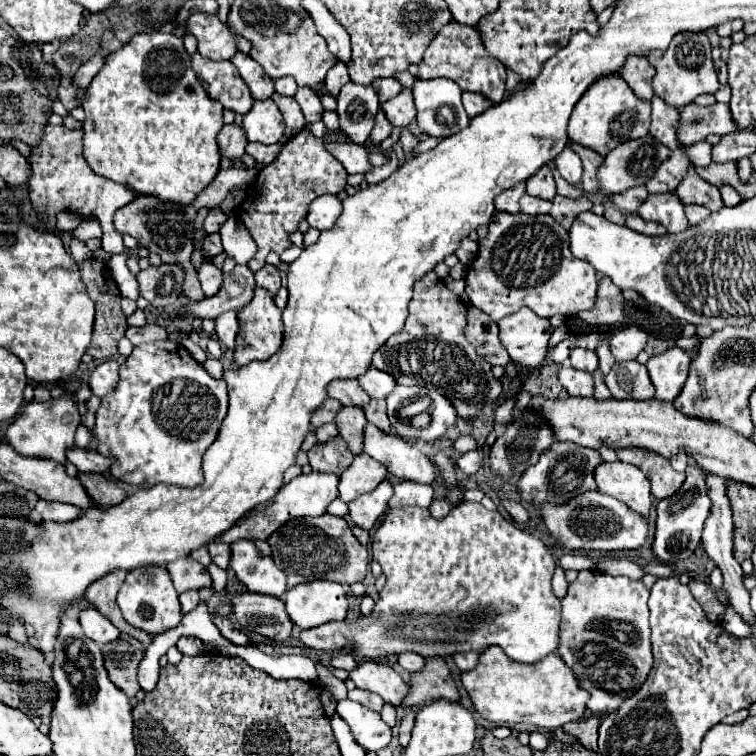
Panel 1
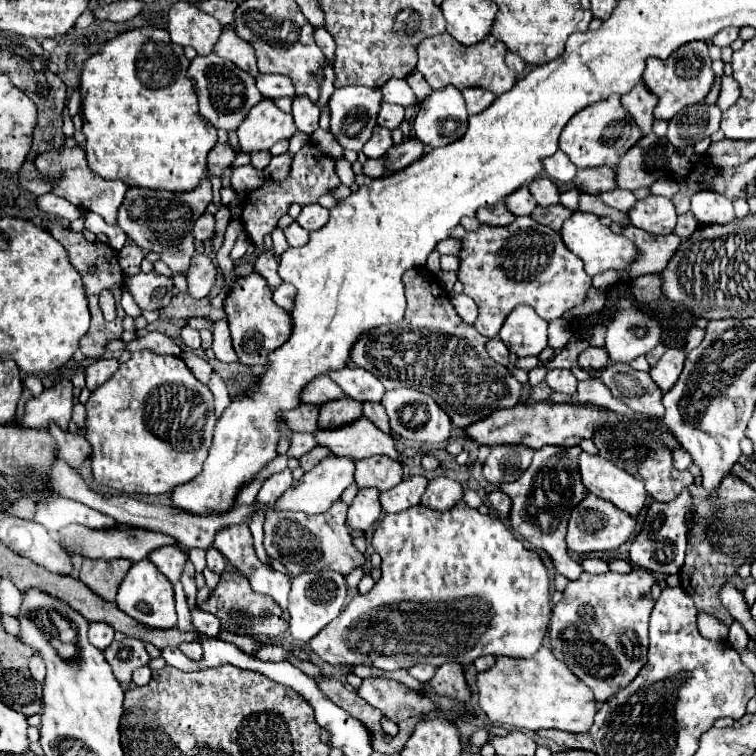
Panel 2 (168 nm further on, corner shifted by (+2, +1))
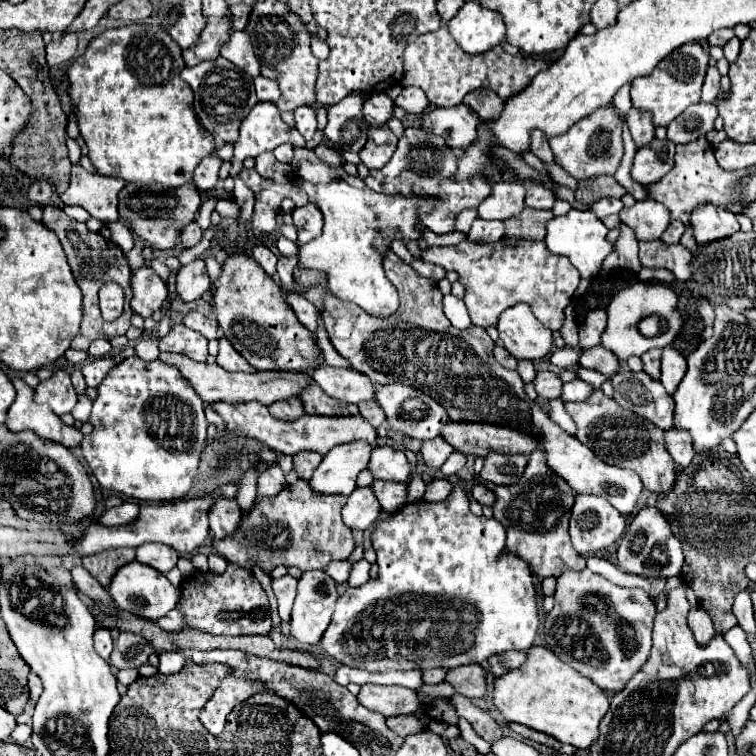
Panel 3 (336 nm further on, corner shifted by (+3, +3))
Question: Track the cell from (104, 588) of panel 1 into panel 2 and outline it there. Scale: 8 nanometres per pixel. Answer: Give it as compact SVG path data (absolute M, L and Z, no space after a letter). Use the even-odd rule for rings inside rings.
M85 559L79 569L79 579L105 601L115 601L119 583L133 563L127 559Z

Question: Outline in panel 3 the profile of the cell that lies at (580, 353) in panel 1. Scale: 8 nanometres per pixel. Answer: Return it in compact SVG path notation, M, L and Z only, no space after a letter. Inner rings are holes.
M602 345L580 351L580 361L578 363L582 367L598 371L598 373L602 373L606 377L614 375L618 371L618 367L620 367L618 359L614 359L614 355L610 355L610 351L606 351L606 347L602 347Z

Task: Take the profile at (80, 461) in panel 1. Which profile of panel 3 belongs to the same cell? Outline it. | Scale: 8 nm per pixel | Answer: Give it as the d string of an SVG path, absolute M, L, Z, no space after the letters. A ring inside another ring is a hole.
M22 379L12 381L16 387L16 399L8 409L8 419L6 427L10 431L22 431L22 429L32 429L34 433L42 435L44 439L52 439L56 443L62 443L68 449L80 447L84 435L76 427L68 427L60 421L60 417L50 411L50 407L42 407L34 403L32 395L34 389L28 387Z

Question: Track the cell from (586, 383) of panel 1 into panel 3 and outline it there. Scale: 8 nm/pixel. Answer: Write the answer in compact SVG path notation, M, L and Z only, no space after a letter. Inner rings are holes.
M542 371L542 373L536 375L534 385L536 385L536 393L538 393L540 397L544 397L544 399L560 399L564 381L560 379L558 373Z

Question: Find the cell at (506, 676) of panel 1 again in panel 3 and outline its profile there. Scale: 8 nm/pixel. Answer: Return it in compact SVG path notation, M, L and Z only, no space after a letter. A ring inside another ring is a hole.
M532 645L522 667L494 679L492 705L508 723L520 723L530 729L556 737L560 743L570 743L576 749L588 749L598 737L598 723L608 711L608 695L590 679L566 667L550 649Z

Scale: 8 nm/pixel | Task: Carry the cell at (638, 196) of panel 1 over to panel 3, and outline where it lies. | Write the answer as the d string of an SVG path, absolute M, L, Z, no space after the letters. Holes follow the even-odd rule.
M598 199L598 201L594 201L594 203L590 205L590 211L592 211L596 217L604 219L604 217L608 217L608 215L618 215L618 213L622 211L622 207L624 207L624 203L622 203L620 199Z

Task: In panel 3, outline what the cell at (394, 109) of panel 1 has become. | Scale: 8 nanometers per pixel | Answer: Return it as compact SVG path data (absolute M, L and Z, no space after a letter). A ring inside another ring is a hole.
M376 93L366 99L366 121L370 125L386 125L394 117L394 101L386 93Z

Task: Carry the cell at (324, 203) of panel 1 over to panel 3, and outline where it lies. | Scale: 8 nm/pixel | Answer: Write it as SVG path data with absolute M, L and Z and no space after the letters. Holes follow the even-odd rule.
M314 203L294 209L292 217L294 217L294 225L298 229L298 241L296 241L298 247L302 247L304 243L308 243L310 239L314 239L322 233L322 213Z

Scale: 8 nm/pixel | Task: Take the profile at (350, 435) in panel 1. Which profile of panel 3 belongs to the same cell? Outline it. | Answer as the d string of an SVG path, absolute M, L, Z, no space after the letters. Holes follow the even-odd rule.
M312 383L306 391L302 391L300 395L302 403L304 403L304 411L310 415L356 415L358 407L352 403L342 403L338 399L332 399L330 395L326 395L316 383Z

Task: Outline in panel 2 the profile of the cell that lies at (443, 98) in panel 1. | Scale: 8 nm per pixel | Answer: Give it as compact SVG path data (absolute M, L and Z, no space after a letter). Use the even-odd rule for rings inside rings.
M451 85L433 91L431 97L419 105L413 129L417 139L429 147L443 147L461 139L467 131L467 109L461 91Z

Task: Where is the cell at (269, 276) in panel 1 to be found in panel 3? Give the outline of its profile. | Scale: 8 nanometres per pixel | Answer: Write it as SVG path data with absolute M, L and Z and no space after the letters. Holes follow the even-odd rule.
M254 245L252 247L252 257L260 263L260 267L274 279L274 283L280 283L278 273L276 273L276 255L266 247L266 245Z

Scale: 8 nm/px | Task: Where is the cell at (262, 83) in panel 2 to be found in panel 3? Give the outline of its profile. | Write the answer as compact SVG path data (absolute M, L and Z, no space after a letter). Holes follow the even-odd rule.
M258 75L258 77L254 79L254 87L256 87L256 93L258 93L258 99L260 99L260 101L270 101L270 103L274 103L274 101L278 101L280 95L282 95L278 83L274 83L274 79L266 79L266 77L262 77L262 75Z

